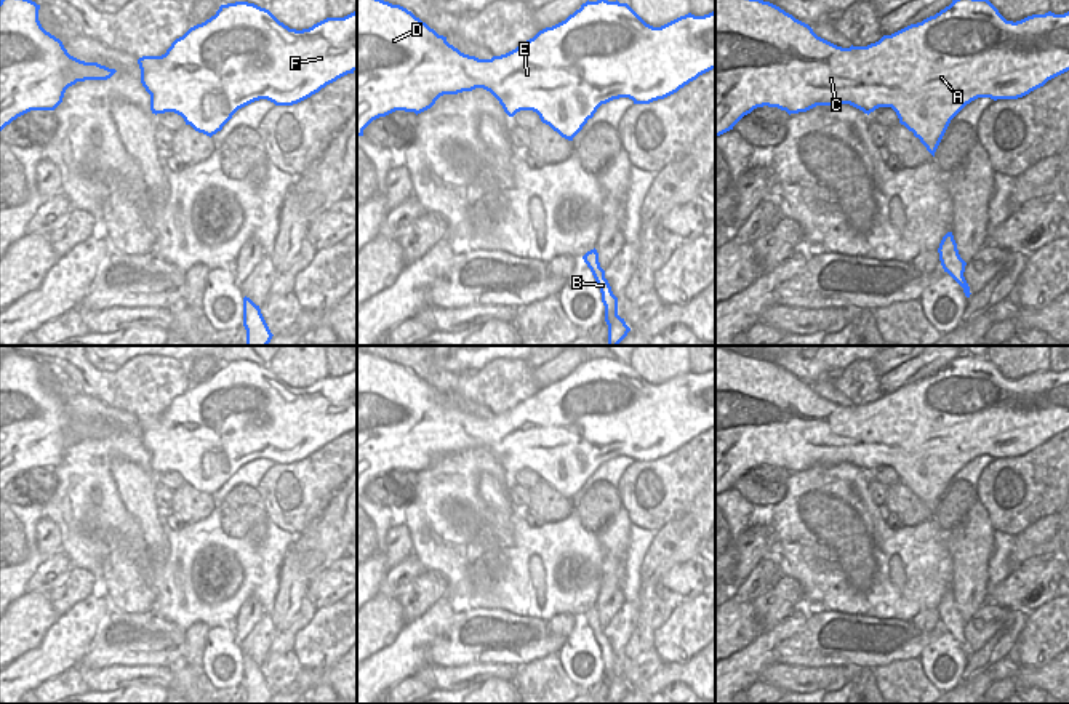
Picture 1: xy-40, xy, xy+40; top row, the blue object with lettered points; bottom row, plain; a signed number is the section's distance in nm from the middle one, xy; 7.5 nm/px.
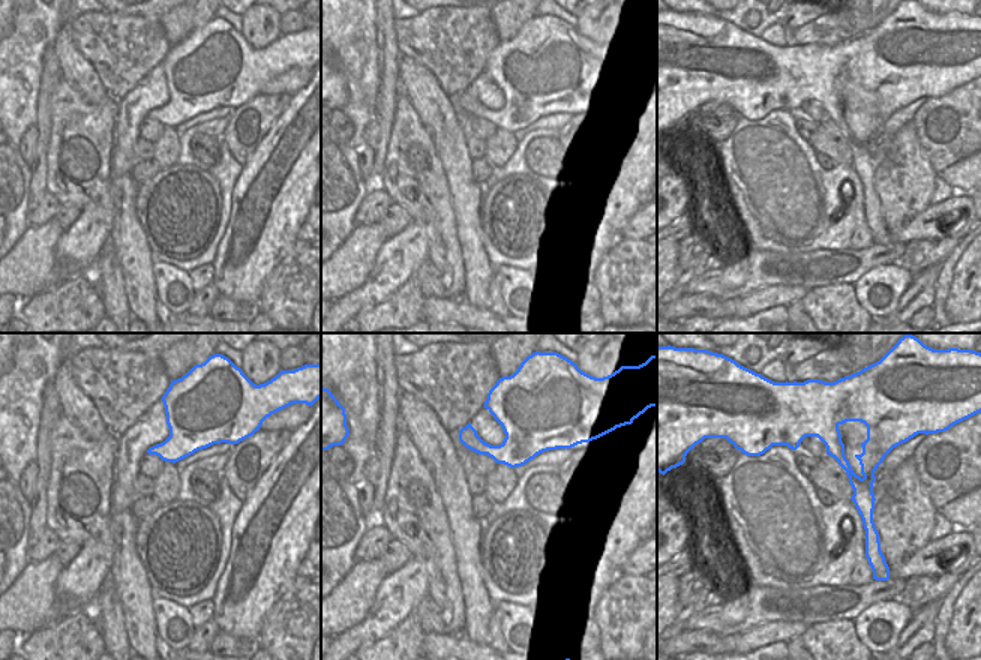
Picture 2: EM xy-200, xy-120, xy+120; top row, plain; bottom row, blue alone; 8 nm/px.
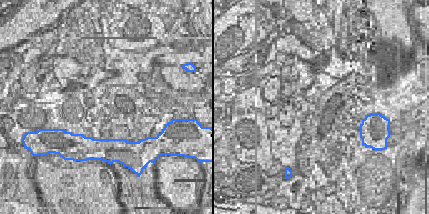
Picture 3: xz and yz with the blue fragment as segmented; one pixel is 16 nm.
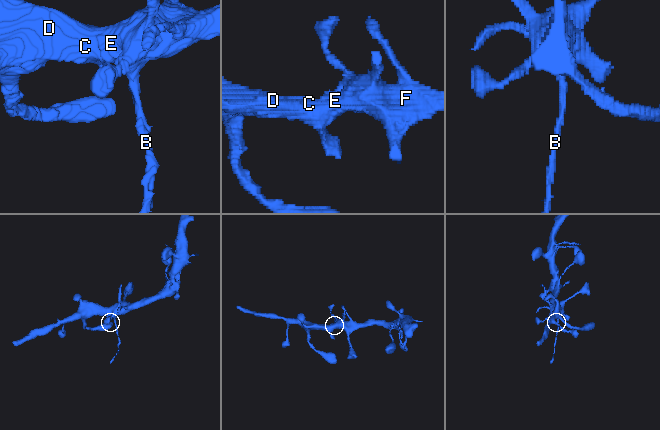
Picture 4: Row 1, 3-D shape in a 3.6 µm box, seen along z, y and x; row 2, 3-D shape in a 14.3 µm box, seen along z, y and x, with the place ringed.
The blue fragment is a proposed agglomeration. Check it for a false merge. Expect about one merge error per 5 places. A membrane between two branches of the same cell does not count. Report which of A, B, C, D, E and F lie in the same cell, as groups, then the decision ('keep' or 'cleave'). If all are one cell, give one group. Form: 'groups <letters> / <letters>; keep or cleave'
groups A B C D E F; keep

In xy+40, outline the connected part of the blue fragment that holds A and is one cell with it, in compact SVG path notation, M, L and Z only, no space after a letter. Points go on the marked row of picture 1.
M715 0L715 136L730 130L757 107L778 107L791 114L816 106L850 104L864 114L891 107L904 125L935 157L951 120L978 98L1018 99L1069 70L1069 11L1032 14L1007 21L989 0L952 0L949 6L883 35L867 46L837 46L813 29L763 0Z

